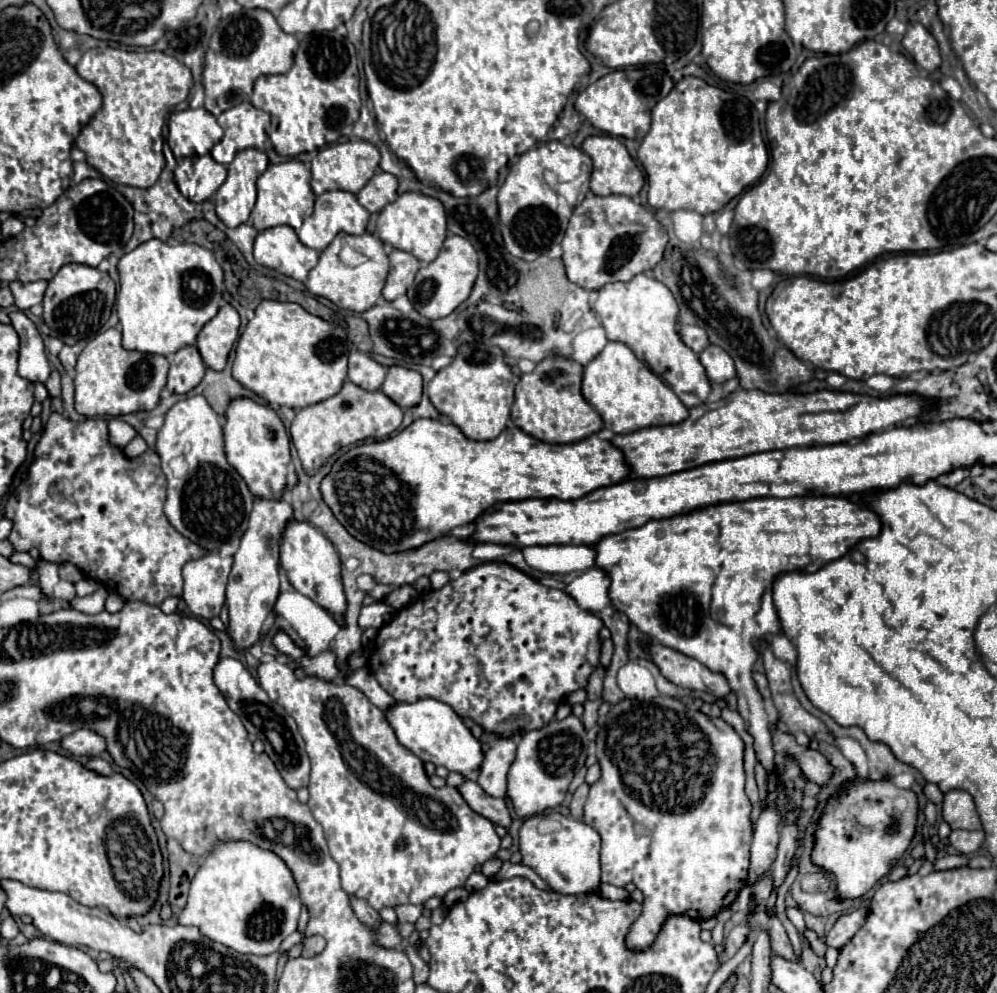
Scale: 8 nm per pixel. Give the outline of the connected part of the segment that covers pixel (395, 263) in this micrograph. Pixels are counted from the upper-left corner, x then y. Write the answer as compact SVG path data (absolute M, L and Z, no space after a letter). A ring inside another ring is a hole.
M393 250L389 254L389 262L391 262L391 270L383 288L385 300L393 300L405 294L409 286L413 285L417 270L421 268L421 262L413 254L403 250Z

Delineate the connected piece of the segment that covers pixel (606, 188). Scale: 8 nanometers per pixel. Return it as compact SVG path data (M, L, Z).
M608 134L589 136L581 150L591 156L593 160L593 174L591 174L591 192L597 196L611 196L611 194L625 194L625 196L637 196L645 184L643 172L637 168L633 158L629 156L622 139Z

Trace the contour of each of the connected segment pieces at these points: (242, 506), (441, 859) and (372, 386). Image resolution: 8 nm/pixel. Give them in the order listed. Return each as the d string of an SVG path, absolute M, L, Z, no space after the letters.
M203 396L185 398L165 414L155 452L167 476L165 514L179 534L209 552L245 534L253 496L239 472L225 458L219 416Z
M271 660L267 664L259 664L257 676L259 676L261 688L269 694L269 698L273 702L279 702L279 706L283 706L287 710L287 714L291 714L295 718L295 722L299 726L299 732L303 734L303 740L307 744L307 754L309 754L309 760L311 760L311 780L309 780L309 794L311 794L311 798L309 798L307 806L311 808L315 820L325 830L325 838L327 838L331 856L333 856L333 860L341 868L341 886L343 886L343 890L347 894L367 900L375 910L381 910L383 906L393 906L395 908L399 904L423 904L423 902L427 902L433 896L443 898L449 890L463 886L465 880L469 878L469 874L473 874L475 866L485 864L487 860L491 860L499 852L501 838L497 836L493 822L483 818L481 814L473 812L467 806L467 802L463 802L463 796L459 794L457 788L449 788L449 786L435 788L435 786L431 786L429 778L427 778L427 774L423 770L423 762L419 762L419 758L415 758L415 754L411 754L403 744L399 744L395 732L391 730L391 724L387 722L385 712L379 710L377 706L373 706L361 690L357 690L357 688L353 688L349 684L333 684L333 682L323 682L319 678L309 678L309 676L297 678L293 668L289 664L279 662L279 660Z
M351 352L349 356L349 380L363 390L375 392L381 390L385 380L387 368L383 368L379 362L375 362L371 356L361 352Z

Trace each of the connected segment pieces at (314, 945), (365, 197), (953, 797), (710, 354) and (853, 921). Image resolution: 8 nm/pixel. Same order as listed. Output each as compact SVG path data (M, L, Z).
M307 936L303 940L303 956L315 956L325 948L325 938L323 936Z
M377 172L357 194L359 204L369 212L379 212L389 202L395 202L395 198L397 198L397 178L387 172Z
M951 790L943 798L941 818L951 828L965 828L965 830L981 830L981 820L975 810L971 794L963 790Z
M711 344L707 350L703 350L703 354L699 354L699 358L701 358L711 382L723 384L725 380L735 376L735 364L731 362L731 356L719 346Z
M861 908L855 912L849 912L849 914L841 914L837 918L835 926L831 928L831 932L825 936L825 944L833 946L833 948L845 946L853 938L853 934L863 926L865 916L867 916L867 910L861 910Z

